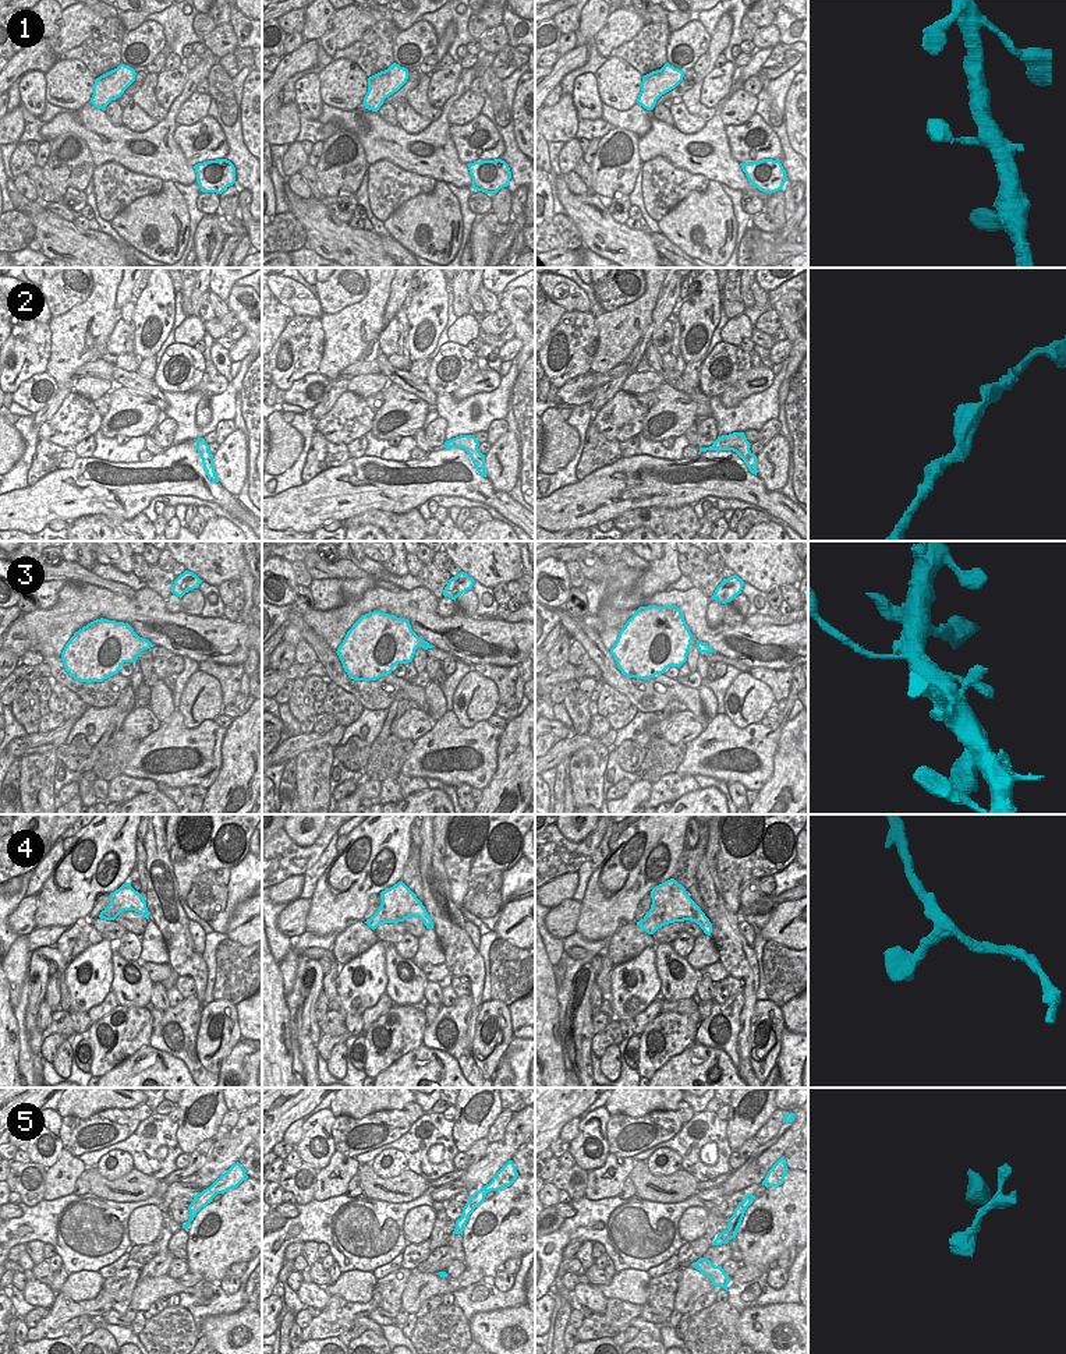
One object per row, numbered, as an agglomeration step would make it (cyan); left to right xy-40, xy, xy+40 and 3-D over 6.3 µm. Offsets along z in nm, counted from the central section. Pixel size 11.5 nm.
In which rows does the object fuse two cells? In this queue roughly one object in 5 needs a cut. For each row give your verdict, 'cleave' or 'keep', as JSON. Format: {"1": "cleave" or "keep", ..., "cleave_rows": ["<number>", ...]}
{"1": "keep", "2": "keep", "3": "keep", "4": "keep", "5": "keep", "cleave_rows": []}

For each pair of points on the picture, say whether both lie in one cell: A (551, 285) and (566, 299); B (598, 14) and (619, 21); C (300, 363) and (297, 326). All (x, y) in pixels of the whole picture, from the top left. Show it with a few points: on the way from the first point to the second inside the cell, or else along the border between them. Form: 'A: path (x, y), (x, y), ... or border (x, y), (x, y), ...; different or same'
A: path (556, 287), (565, 289), (567, 293); same
B: border (609, 14), (604, 27), (594, 38); different
C: path (300, 354), (300, 335); same

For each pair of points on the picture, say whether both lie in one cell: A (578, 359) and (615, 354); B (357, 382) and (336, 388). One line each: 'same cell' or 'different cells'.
A: different cells
B: different cells

